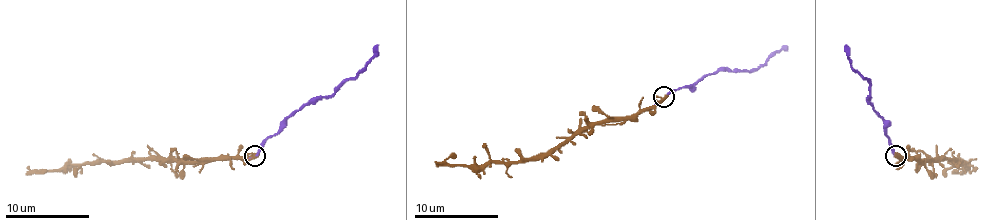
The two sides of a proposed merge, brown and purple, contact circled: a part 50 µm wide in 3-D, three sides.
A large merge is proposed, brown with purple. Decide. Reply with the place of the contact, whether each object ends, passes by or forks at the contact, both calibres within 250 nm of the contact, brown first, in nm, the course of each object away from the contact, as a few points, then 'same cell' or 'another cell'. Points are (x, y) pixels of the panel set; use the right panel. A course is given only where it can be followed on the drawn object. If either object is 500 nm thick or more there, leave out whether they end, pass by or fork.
(896, 155) | brown passes by | purple ends | 320/200 nm | brown via (896, 156), (955, 160), (964, 164), (964, 171), (953, 171) | purple via (896, 156), (886, 135), (886, 122), (869, 103), (867, 80), (852, 67), (846, 44) | another cell

